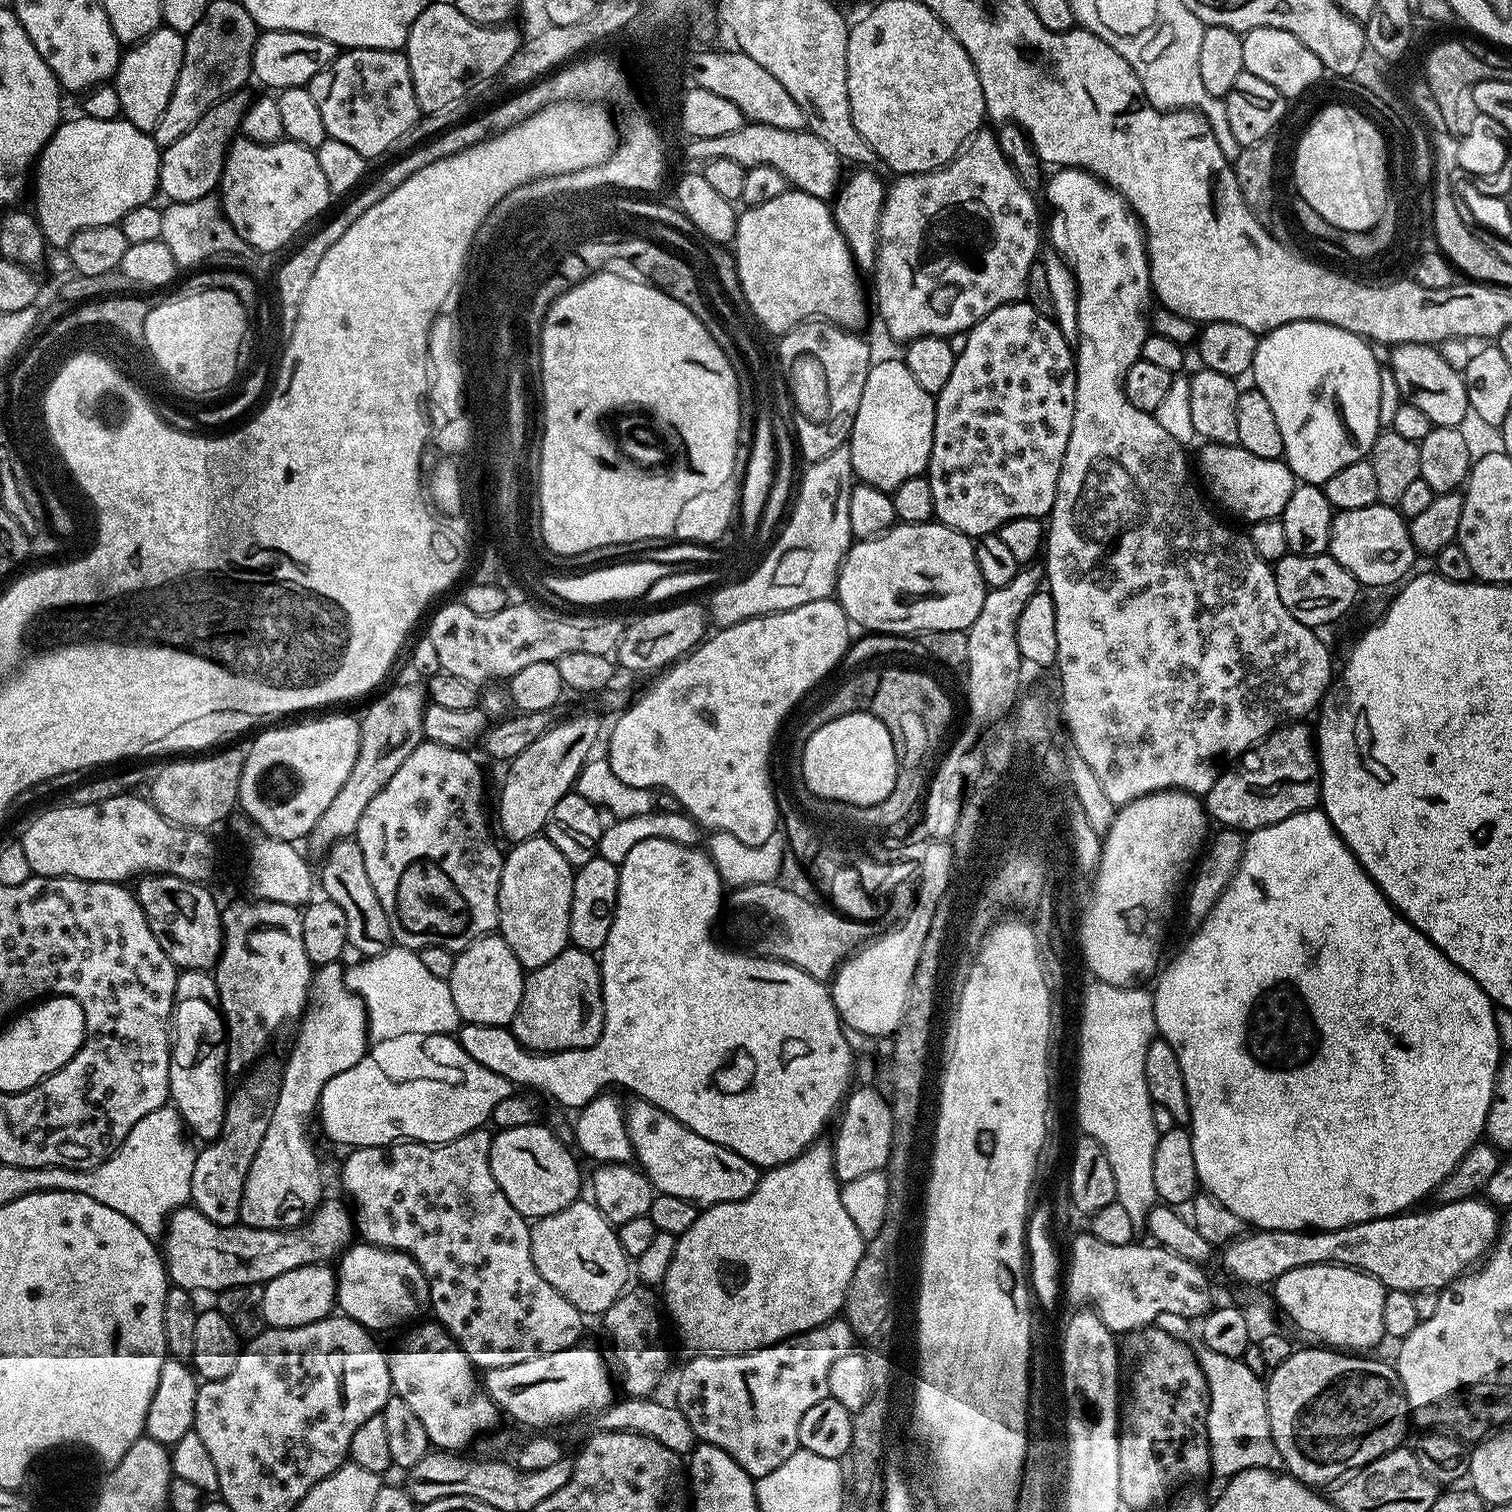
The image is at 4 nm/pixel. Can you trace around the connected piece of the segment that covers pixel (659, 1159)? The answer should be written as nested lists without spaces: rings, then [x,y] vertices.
[[[636,1100],[632,1105],[627,1105],[624,1108],[624,1122],[628,1126],[628,1137],[632,1143],[635,1159],[639,1167],[648,1173],[648,1178],[657,1193],[707,1206],[720,1203],[729,1194],[744,1196],[751,1191],[754,1184],[753,1165],[745,1156],[740,1155],[735,1147],[727,1148],[726,1145],[719,1144],[718,1141],[711,1140],[710,1137],[703,1136],[692,1128],[687,1128],[684,1125],[687,1123],[681,1117],[672,1115],[659,1103],[647,1103],[643,1104],[642,1101]]]

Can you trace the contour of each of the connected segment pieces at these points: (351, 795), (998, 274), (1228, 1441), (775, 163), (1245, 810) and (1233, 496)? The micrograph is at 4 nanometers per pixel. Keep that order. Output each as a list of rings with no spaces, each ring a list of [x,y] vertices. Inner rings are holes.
[[[402,684],[376,699],[364,716],[361,715],[358,758],[346,782],[342,784],[342,789],[338,790],[334,801],[326,806],[325,813],[318,818],[314,830],[306,838],[312,853],[323,855],[335,842],[353,837],[366,806],[372,804],[386,782],[398,772],[398,767],[420,746],[423,741],[420,696],[422,700],[421,687],[419,690],[414,684]]]
[[[980,130],[975,133],[963,145],[961,151],[957,152],[943,168],[936,168],[932,172],[921,172],[919,170],[913,171],[911,174],[900,174],[897,175],[897,180],[893,184],[889,183],[887,185],[886,191],[884,193],[884,205],[882,206],[882,214],[880,215],[880,225],[878,226],[878,238],[880,241],[876,244],[876,262],[874,265],[874,273],[876,272],[876,304],[874,300],[874,308],[880,311],[880,316],[884,319],[884,328],[893,336],[896,340],[901,340],[901,342],[907,342],[909,340],[916,340],[919,336],[943,336],[945,338],[952,338],[955,332],[960,332],[959,334],[967,333],[969,328],[972,328],[981,320],[981,318],[988,312],[993,312],[995,308],[1000,308],[1004,304],[1015,304],[1017,302],[1023,301],[1026,296],[1026,289],[1028,287],[1028,275],[1032,269],[1033,264],[1037,263],[1038,256],[1036,256],[1036,251],[1040,248],[1040,236],[1042,240],[1042,216],[1040,220],[1040,212],[1036,209],[1036,200],[1033,193],[1028,189],[1027,186],[1020,181],[1019,175],[1012,168],[1012,164],[1003,156],[1002,150],[999,149],[999,142],[997,137],[993,135],[992,132],[984,132],[985,130]]]
[[[1207,1350],[1201,1351],[1199,1358],[1202,1370],[1208,1379],[1208,1445],[1210,1446],[1210,1458],[1212,1459],[1212,1472],[1215,1475],[1224,1476],[1223,1478],[1231,1478],[1242,1469],[1258,1468],[1267,1465],[1269,1463],[1268,1459],[1274,1456],[1274,1445],[1272,1442],[1272,1431],[1270,1430],[1270,1418],[1268,1417],[1268,1394],[1265,1381],[1261,1379],[1257,1372],[1250,1370],[1250,1366],[1246,1366],[1243,1359],[1226,1358],[1224,1354],[1214,1354]]]
[[[745,123],[740,129],[722,136],[695,138],[687,141],[686,154],[692,160],[728,158],[743,169],[769,164],[785,176],[787,183],[797,191],[820,199],[831,199],[842,180],[840,156],[830,150],[826,142],[807,130],[784,131],[765,124]]]
[[[1296,720],[1282,728],[1277,727],[1264,742],[1263,740],[1238,758],[1240,767],[1232,770],[1225,769],[1217,776],[1214,786],[1205,793],[1205,812],[1215,822],[1220,822],[1220,826],[1232,830],[1244,832],[1252,831],[1256,828],[1264,828],[1274,822],[1280,822],[1288,818],[1290,814],[1305,812],[1306,809],[1314,808],[1320,802],[1320,762],[1317,752],[1314,732],[1312,732],[1305,721]]]
[[[1234,444],[1203,445],[1200,452],[1200,468],[1208,479],[1211,499],[1221,504],[1228,512],[1241,516],[1247,522],[1275,520],[1284,513],[1286,502],[1298,481],[1283,459],[1271,460],[1271,455],[1261,454],[1247,446]]]

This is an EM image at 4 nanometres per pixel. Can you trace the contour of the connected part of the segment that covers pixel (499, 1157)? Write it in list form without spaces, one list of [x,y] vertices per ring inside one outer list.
[[[533,1122],[499,1129],[488,1157],[490,1170],[510,1206],[522,1217],[539,1218],[570,1206],[581,1195],[580,1164],[573,1152],[550,1129]]]

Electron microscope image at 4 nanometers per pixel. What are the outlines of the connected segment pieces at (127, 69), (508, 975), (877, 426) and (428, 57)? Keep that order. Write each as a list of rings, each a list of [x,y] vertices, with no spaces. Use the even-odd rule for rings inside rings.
[[[161,26],[121,55],[120,65],[116,67],[114,87],[123,119],[138,126],[138,130],[151,134],[158,126],[170,102],[170,94],[174,94],[174,82],[178,82],[178,74],[182,70],[185,39],[185,33]]]
[[[485,934],[476,937],[473,944],[469,944],[457,955],[453,962],[451,976],[447,979],[450,990],[454,994],[454,1002],[458,1006],[461,1017],[472,1024],[504,1024],[511,1025],[514,1014],[522,1002],[526,969],[513,952],[512,947],[500,934]]]
[[[877,359],[866,374],[862,402],[858,402],[852,435],[846,441],[855,479],[891,494],[906,478],[921,475],[927,469],[934,442],[935,413],[935,395],[918,386],[903,359]]]
[[[451,2],[445,4],[429,3],[422,14],[414,22],[414,26],[408,32],[408,43],[406,45],[406,55],[410,74],[412,75],[412,85],[416,101],[420,107],[421,113],[437,112],[453,104],[455,100],[465,99],[475,84],[480,84],[483,80],[499,77],[504,71],[506,62],[514,58],[518,50],[522,36],[516,33],[510,26],[489,26],[486,24],[476,24],[471,16],[463,16]]]

